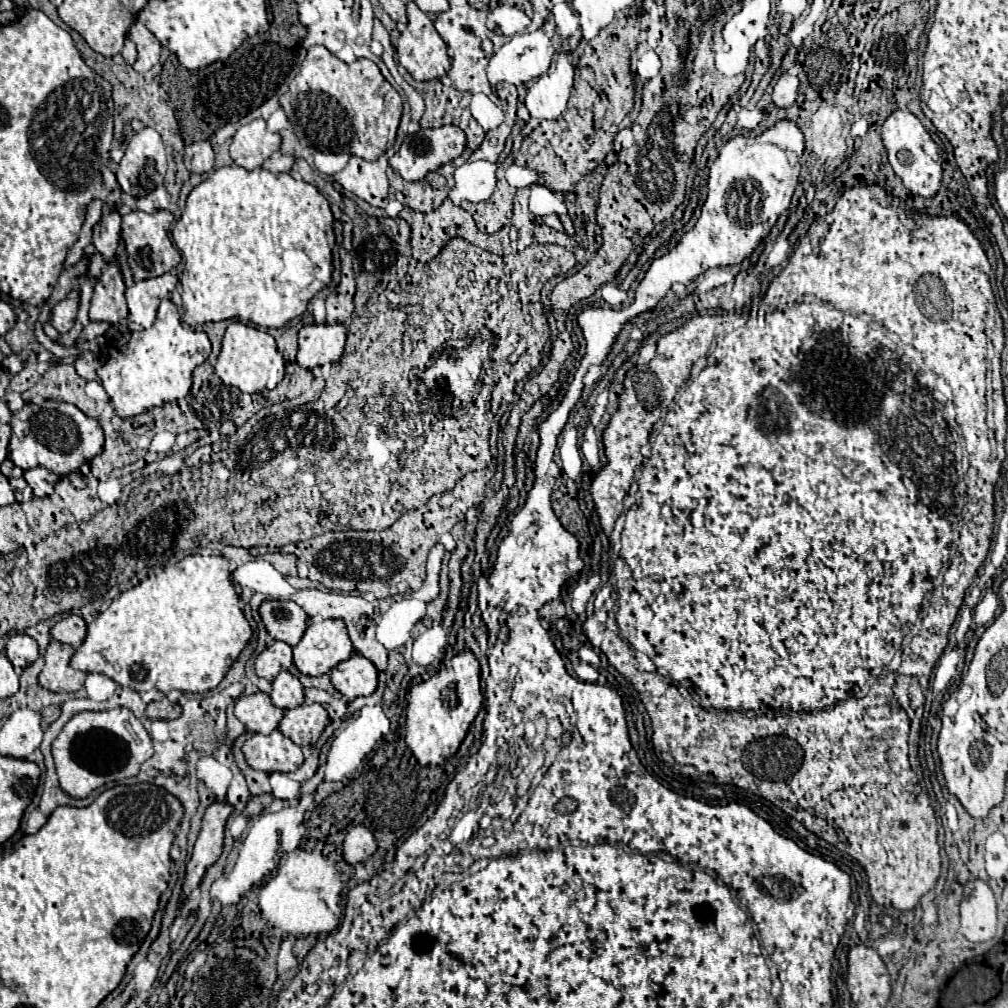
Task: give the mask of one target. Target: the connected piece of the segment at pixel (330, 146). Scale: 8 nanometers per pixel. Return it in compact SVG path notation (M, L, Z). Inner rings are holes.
M311 47L299 75L279 99L293 133L309 147L327 153L349 153L365 161L381 157L395 141L401 119L401 97L369 59L347 65L325 47Z

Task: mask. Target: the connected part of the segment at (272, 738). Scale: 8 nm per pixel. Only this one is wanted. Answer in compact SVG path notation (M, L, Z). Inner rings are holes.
M279 729L271 735L251 735L243 743L243 755L249 767L271 773L291 773L303 765L303 751Z

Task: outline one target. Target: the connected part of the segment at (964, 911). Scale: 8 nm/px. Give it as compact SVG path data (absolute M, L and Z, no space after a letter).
M969 879L963 885L961 907L961 933L975 943L989 941L995 935L997 905L993 889L983 879Z

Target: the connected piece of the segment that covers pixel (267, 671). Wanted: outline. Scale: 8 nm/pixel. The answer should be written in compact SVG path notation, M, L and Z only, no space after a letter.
M273 641L265 651L261 651L255 659L255 673L267 681L273 681L279 671L291 669L293 657L291 647L283 641Z

